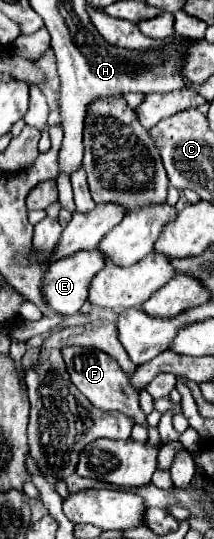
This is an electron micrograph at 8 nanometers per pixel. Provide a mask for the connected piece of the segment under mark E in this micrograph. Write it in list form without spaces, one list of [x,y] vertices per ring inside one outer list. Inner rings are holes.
[[[79,251],[77,255],[71,255],[69,259],[59,259],[57,263],[49,265],[43,275],[41,281],[41,293],[49,305],[49,309],[57,315],[63,317],[71,317],[77,315],[81,305],[85,303],[85,291],[89,289],[89,279],[93,279],[93,275],[97,275],[97,271],[101,271],[101,267],[105,267],[105,263],[101,263],[101,255],[97,255],[97,251]]]

